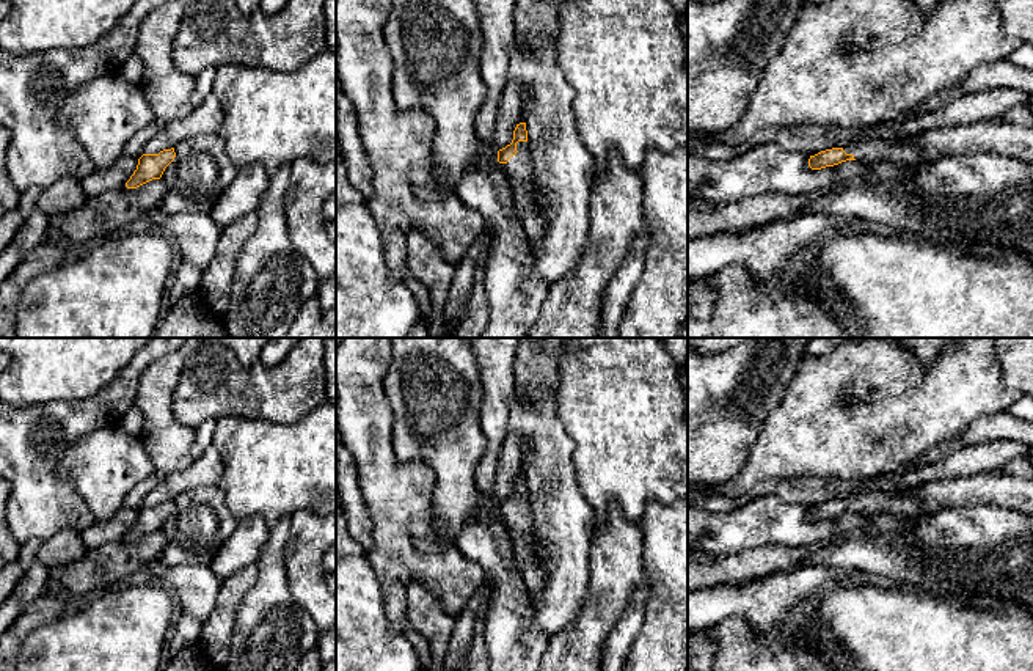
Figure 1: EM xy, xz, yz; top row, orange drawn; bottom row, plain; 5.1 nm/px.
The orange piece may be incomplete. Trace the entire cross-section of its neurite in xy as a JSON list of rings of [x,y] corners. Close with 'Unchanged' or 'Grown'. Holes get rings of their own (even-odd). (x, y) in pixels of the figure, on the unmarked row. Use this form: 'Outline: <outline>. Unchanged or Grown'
Outline: [[[174,500],[163,501],[159,506],[143,506],[138,511],[137,522],[126,534],[127,541],[137,541],[152,531],[160,531],[165,520],[174,512]]]. Unchanged

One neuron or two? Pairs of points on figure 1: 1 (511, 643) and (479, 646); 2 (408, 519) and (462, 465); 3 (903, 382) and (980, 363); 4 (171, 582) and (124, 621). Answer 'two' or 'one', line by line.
1: two
2: two
3: one
4: two

